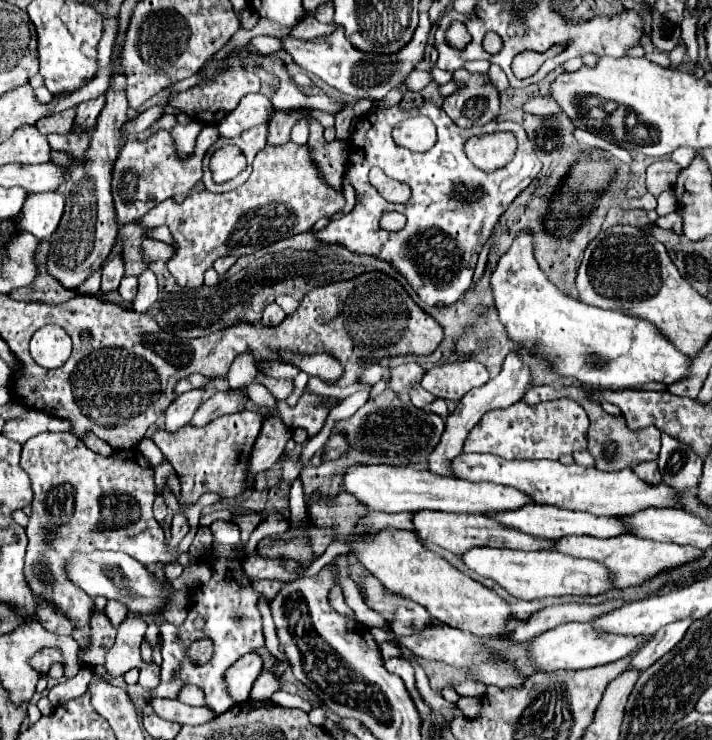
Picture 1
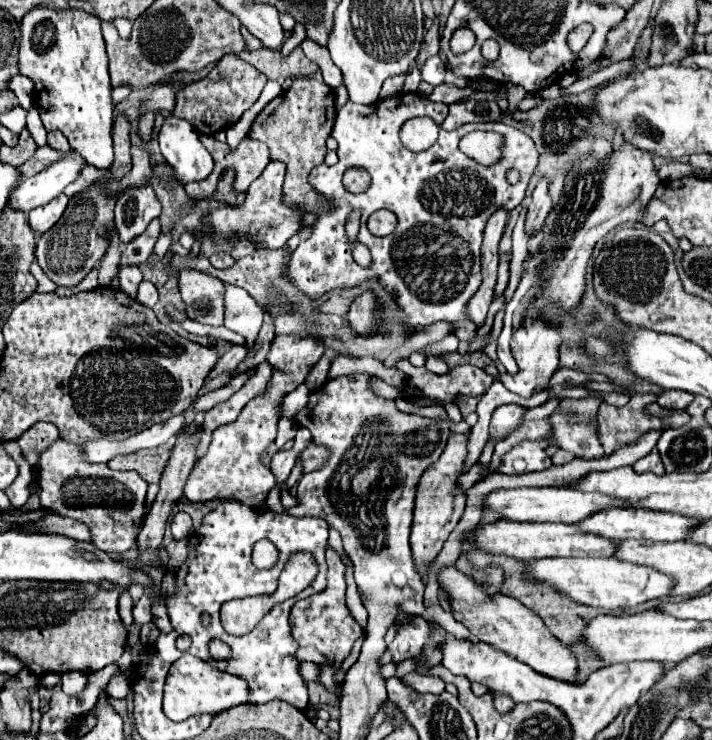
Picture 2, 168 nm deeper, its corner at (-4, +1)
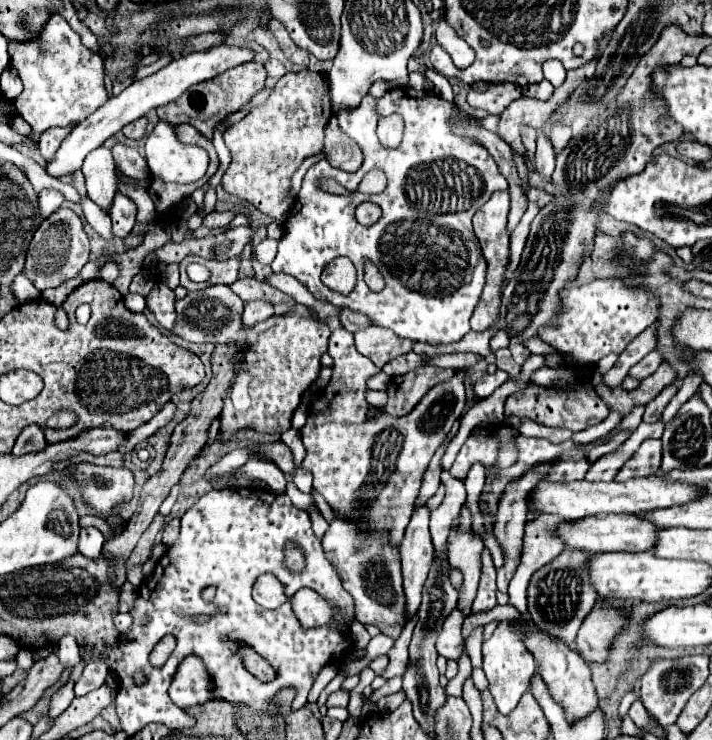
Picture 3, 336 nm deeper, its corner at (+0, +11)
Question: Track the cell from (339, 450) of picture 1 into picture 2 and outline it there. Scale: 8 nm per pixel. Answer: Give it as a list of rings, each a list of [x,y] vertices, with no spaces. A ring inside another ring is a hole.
[[[311,443],[299,457],[303,459],[303,473],[309,473],[309,471],[315,471],[319,467],[325,465],[325,461],[329,459],[329,449],[325,445],[315,445]]]

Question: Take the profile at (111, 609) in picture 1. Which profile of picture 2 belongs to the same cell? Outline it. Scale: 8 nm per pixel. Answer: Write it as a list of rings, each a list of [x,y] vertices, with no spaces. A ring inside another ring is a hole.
[[[123,591],[123,593],[121,593],[121,597],[119,597],[119,615],[121,615],[121,621],[123,621],[123,625],[125,625],[125,627],[129,627],[129,625],[133,623],[131,609],[133,609],[133,601],[131,601],[129,593],[127,593],[127,591]]]

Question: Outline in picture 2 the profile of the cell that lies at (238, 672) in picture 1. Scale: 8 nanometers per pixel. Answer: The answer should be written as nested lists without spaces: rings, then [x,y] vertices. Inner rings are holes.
[[[185,653],[181,659],[177,659],[167,675],[165,683],[165,699],[163,699],[163,709],[165,715],[173,721],[183,721],[191,715],[199,713],[221,713],[227,711],[235,705],[247,703],[249,697],[249,685],[243,677],[231,675],[225,671],[219,671],[211,667],[209,663]]]

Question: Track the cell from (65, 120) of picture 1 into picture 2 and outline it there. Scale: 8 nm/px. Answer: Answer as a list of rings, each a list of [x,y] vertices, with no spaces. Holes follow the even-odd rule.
[[[51,131],[51,133],[47,135],[47,143],[49,143],[51,147],[55,147],[55,149],[71,151],[71,147],[69,147],[69,143],[67,143],[67,139],[65,139],[65,135],[63,135],[61,131]]]

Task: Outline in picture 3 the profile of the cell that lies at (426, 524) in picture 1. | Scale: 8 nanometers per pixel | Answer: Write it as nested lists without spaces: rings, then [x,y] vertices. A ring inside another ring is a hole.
[[[601,515],[601,517],[585,517],[571,525],[561,525],[559,533],[567,547],[591,551],[591,553],[607,553],[607,551],[649,551],[657,543],[657,527],[651,521],[641,519],[639,515]]]

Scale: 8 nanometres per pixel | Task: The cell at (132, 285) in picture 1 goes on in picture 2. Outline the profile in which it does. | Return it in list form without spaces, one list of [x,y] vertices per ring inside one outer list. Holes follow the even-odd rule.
[[[129,265],[129,267],[119,269],[119,289],[125,291],[129,297],[137,295],[137,287],[141,281],[143,281],[143,277],[141,277],[139,267]]]

